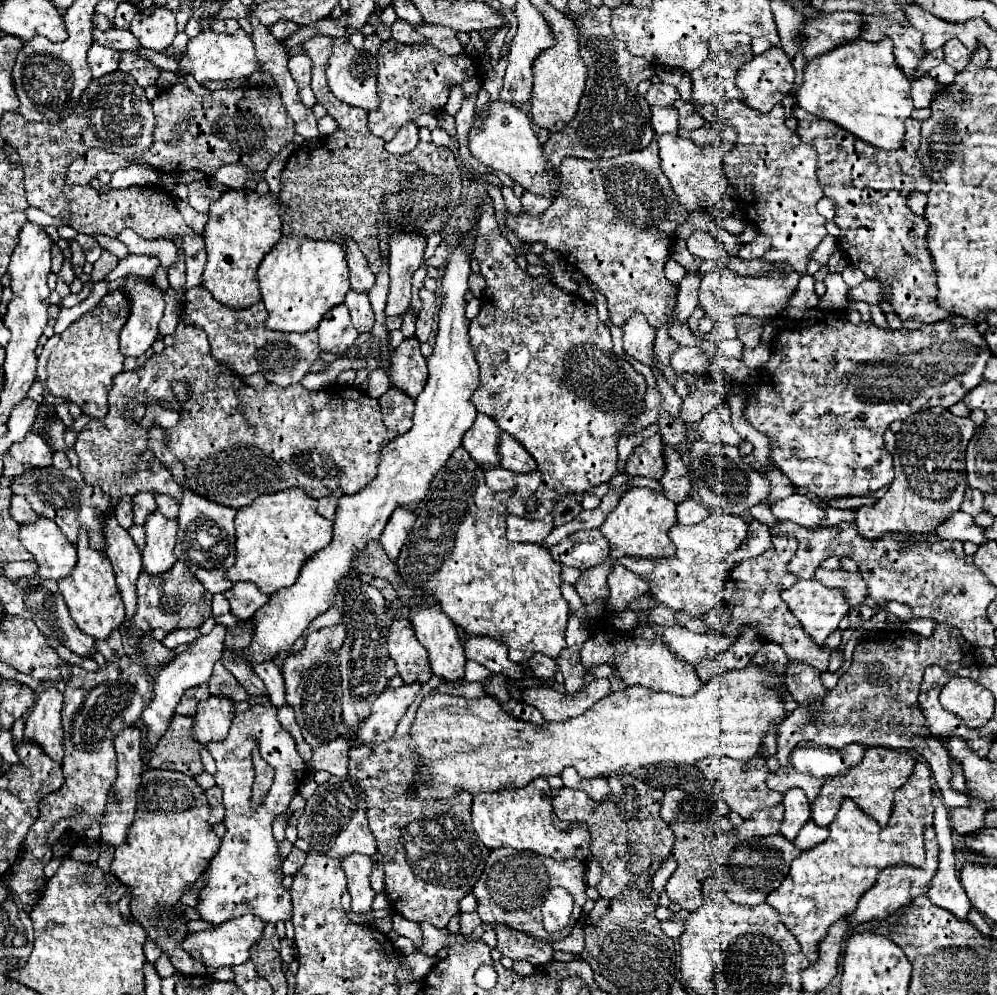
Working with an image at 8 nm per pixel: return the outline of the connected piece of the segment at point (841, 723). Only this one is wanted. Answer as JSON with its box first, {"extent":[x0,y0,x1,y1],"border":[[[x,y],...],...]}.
{"extent":[775,624,976,808],"border":[[[938,624],[930,638],[920,638],[918,642],[912,642],[900,632],[884,632],[880,636],[868,636],[860,644],[856,644],[852,666],[840,676],[836,688],[832,688],[824,696],[818,722],[816,724],[810,722],[810,714],[806,708],[796,708],[782,722],[782,728],[778,728],[775,756],[781,766],[786,766],[794,746],[800,742],[814,742],[818,746],[834,746],[834,748],[844,748],[848,744],[862,744],[862,746],[916,750],[930,764],[936,784],[942,792],[944,806],[946,808],[968,806],[972,800],[966,798],[966,794],[954,792],[948,784],[950,782],[948,752],[940,748],[940,738],[932,736],[926,726],[924,714],[918,706],[918,688],[924,670],[932,664],[956,672],[962,666],[970,666],[974,662],[976,662],[974,646],[970,646],[960,636],[958,628],[950,628],[948,624]]]}

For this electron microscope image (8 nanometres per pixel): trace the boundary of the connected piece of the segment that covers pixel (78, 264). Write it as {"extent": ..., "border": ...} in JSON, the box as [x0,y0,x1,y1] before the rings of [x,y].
{"extent":[70,240,86,276],"border":[[[76,240],[70,244],[70,248],[72,248],[72,254],[74,254],[74,258],[72,258],[72,268],[74,268],[76,276],[80,276],[80,274],[82,274],[82,266],[84,266],[84,262],[86,262],[84,252],[82,252],[82,248],[80,248],[80,244],[78,244]]]}

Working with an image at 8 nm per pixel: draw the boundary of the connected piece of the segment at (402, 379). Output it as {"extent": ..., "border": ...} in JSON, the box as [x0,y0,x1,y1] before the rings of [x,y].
{"extent":[392,336,428,398],"border":[[[416,336],[406,338],[394,352],[392,352],[392,386],[406,390],[412,398],[416,398],[428,376],[426,358],[420,354],[420,342]]]}

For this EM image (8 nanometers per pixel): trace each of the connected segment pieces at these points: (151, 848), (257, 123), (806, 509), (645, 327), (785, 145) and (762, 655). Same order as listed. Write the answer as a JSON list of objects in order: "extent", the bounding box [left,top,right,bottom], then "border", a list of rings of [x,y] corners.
[{"extent":[110,768,220,976],"border":[[[146,768],[138,788],[138,812],[130,828],[130,840],[116,848],[110,870],[132,890],[132,918],[142,924],[148,938],[170,956],[182,974],[198,976],[208,970],[180,948],[180,940],[188,934],[180,896],[200,878],[218,848],[220,838],[208,822],[208,800],[198,782],[184,772]]]},{"extent":[66,84,296,186],"border":[[[174,84],[162,90],[154,100],[154,142],[136,160],[126,160],[120,154],[106,152],[100,148],[90,148],[84,156],[78,156],[68,166],[66,184],[82,186],[88,184],[98,172],[114,172],[130,164],[148,164],[162,174],[180,176],[188,170],[200,170],[212,176],[222,164],[244,164],[256,170],[256,180],[262,178],[266,166],[290,142],[296,134],[294,120],[290,120],[284,104],[274,86],[240,86],[234,90],[212,92],[200,108],[192,108],[194,94],[184,84]]]},{"extent":[770,494,824,528],"border":[[[792,494],[788,498],[782,500],[774,500],[770,504],[772,514],[778,520],[790,520],[794,524],[800,524],[804,528],[818,528],[822,516],[824,516],[824,508],[810,502],[806,496],[802,494]]]},{"extent":[622,312,656,364],"border":[[[634,312],[624,324],[622,324],[622,342],[626,354],[634,356],[636,360],[644,364],[652,364],[652,346],[656,330],[646,322],[642,312]]]},{"extent":[714,100,828,276],"border":[[[740,100],[724,104],[722,118],[714,120],[714,128],[732,126],[738,130],[738,142],[750,150],[728,152],[726,178],[740,194],[740,208],[760,234],[770,238],[768,254],[762,260],[786,260],[804,276],[814,248],[828,234],[824,218],[816,212],[816,202],[822,198],[822,188],[816,176],[816,152],[812,144],[800,140],[796,132],[786,126],[784,106],[776,104],[768,114],[758,114]]]},{"extent":[750,642,786,668],"border":[[[764,642],[762,648],[752,656],[750,664],[758,666],[762,662],[778,662],[778,668],[786,668],[786,654],[784,654],[782,646],[774,644],[774,642]]]}]

